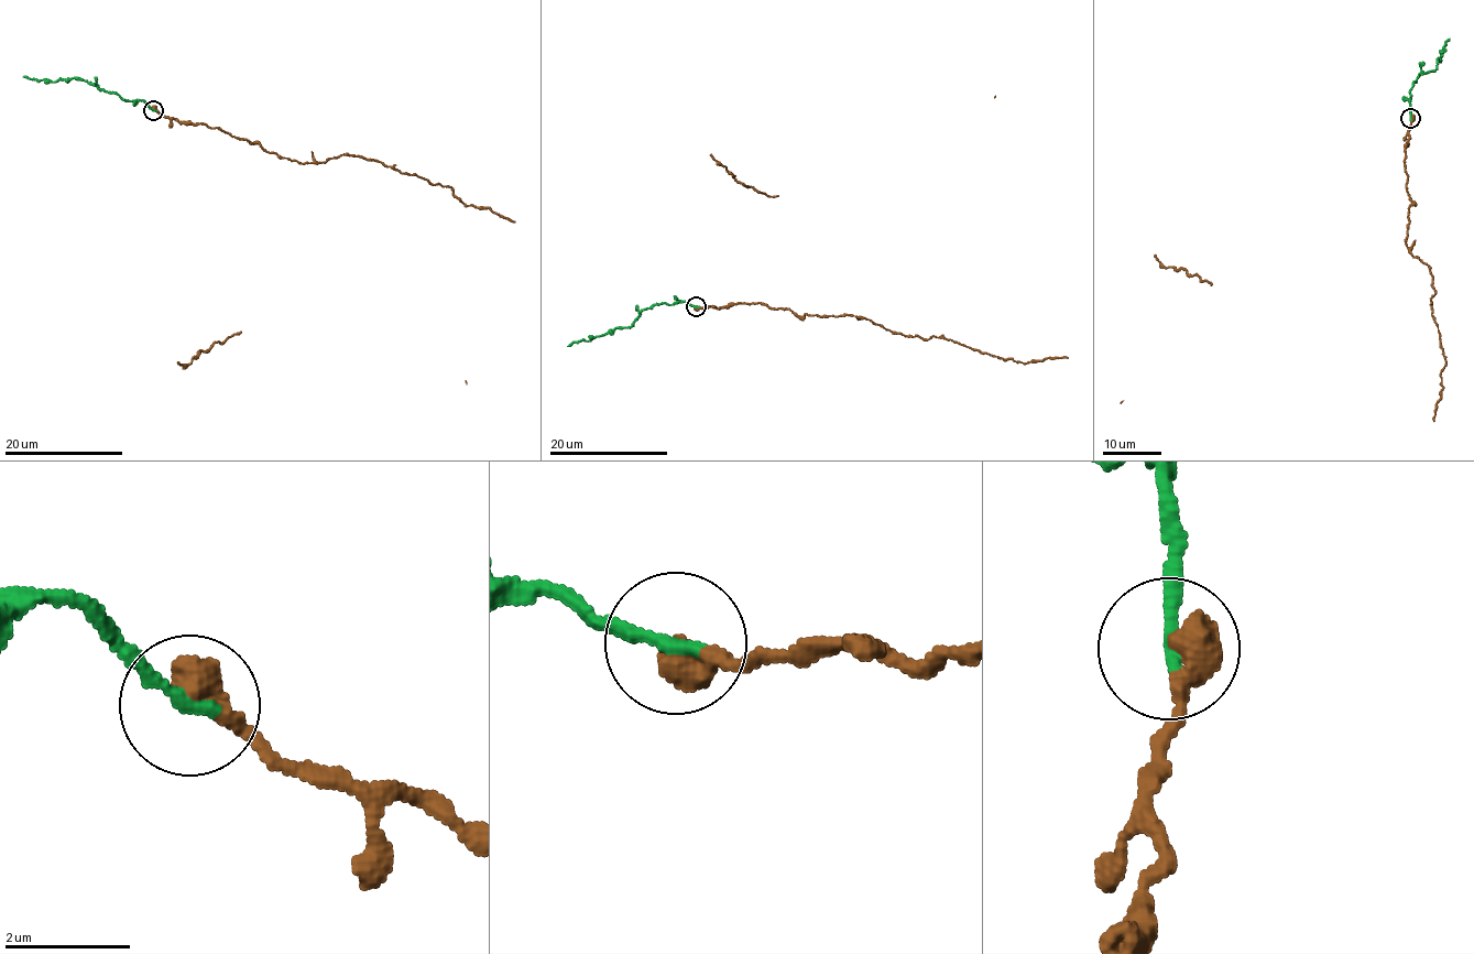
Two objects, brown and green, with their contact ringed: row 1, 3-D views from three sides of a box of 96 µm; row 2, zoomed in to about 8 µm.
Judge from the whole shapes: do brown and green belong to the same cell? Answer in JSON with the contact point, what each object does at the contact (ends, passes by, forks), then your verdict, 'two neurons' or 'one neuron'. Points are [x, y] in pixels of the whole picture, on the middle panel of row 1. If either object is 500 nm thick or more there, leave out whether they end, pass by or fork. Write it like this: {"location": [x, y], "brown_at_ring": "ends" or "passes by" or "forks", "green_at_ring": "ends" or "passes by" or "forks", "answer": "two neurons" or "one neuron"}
{"location": [696, 306], "answer": "one neuron"}

